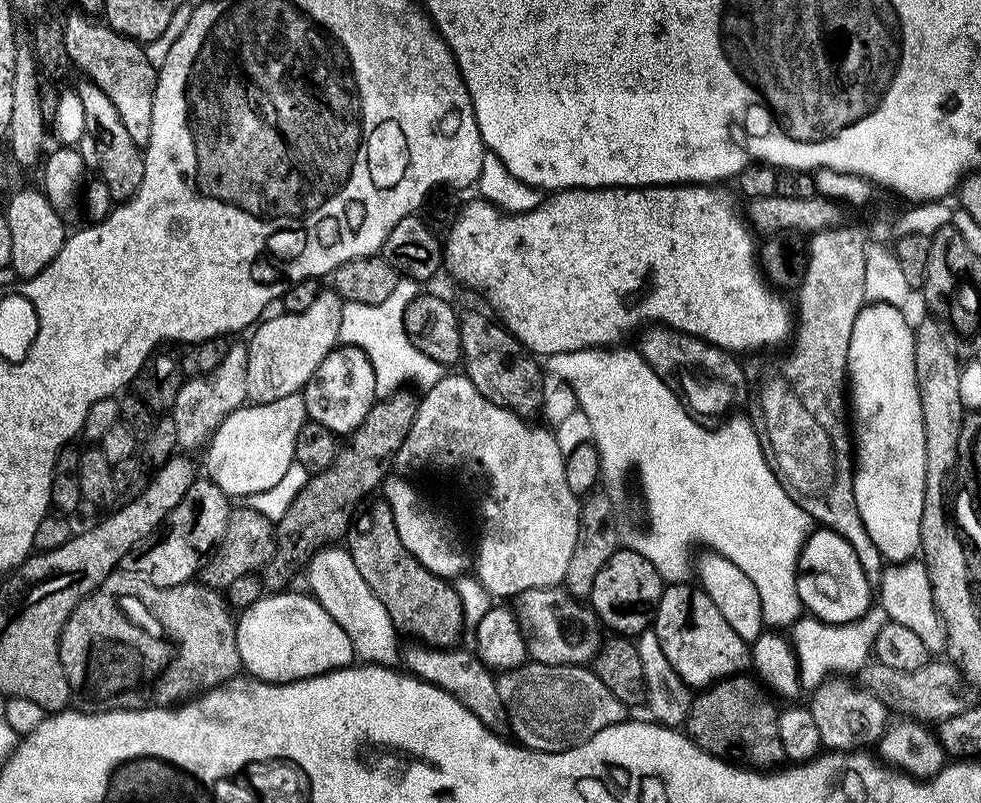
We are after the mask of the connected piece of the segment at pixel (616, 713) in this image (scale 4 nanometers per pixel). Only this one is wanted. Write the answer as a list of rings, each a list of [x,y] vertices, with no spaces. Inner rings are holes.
[[[529,662],[520,668],[511,668],[495,677],[498,697],[507,712],[510,731],[523,747],[533,748],[536,752],[564,752],[584,744],[594,734],[606,730],[615,724],[625,723],[626,705],[600,681],[595,671],[588,666],[575,664],[538,664]]]

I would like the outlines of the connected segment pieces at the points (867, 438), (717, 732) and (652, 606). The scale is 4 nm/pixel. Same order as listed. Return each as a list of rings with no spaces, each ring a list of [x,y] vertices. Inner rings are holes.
[[[865,303],[864,308],[858,314],[858,318],[854,318],[854,334],[850,334],[850,354],[848,355],[848,384],[850,385],[850,420],[854,425],[854,475],[852,485],[854,486],[854,502],[858,502],[858,514],[862,514],[862,522],[866,526],[866,534],[870,534],[870,542],[874,542],[874,546],[878,546],[881,556],[888,562],[907,562],[917,555],[920,551],[920,523],[922,522],[922,506],[924,505],[924,487],[926,486],[926,434],[922,426],[922,402],[918,398],[918,382],[914,374],[914,328],[910,323],[909,317],[903,311],[889,304]]]
[[[748,674],[728,676],[693,695],[686,721],[687,735],[711,756],[727,758],[753,770],[779,769],[786,757],[778,734],[778,708],[772,705],[771,699],[773,697],[765,691],[759,679]]]
[[[621,546],[616,549],[610,562],[606,562],[606,566],[602,566],[602,570],[598,570],[590,595],[590,607],[596,611],[596,617],[600,619],[601,625],[605,629],[611,630],[613,628],[616,631],[613,633],[619,634],[621,637],[635,638],[653,627],[658,602],[662,598],[665,587],[666,581],[658,574],[658,570],[654,566],[654,562],[650,562],[650,558],[637,552],[635,547]]]

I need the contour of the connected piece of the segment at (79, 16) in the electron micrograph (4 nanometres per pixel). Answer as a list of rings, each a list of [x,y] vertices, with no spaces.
[[[72,10],[67,17],[63,17],[64,41],[66,42],[66,54],[73,65],[76,64],[84,71],[83,75],[98,85],[102,94],[110,98],[114,110],[118,110],[118,118],[122,118],[122,126],[130,133],[130,138],[141,146],[147,146],[150,142],[150,126],[154,122],[154,94],[156,93],[157,65],[150,63],[147,51],[137,41],[123,36],[104,22],[93,22],[79,10]]]

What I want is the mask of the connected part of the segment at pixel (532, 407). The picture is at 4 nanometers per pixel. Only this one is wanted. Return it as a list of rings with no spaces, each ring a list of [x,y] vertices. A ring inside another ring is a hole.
[[[468,312],[460,316],[463,375],[468,376],[470,382],[478,386],[478,394],[494,402],[494,406],[502,406],[525,418],[535,417],[532,415],[535,412],[537,415],[543,409],[546,387],[546,379],[536,365],[537,357],[530,354],[503,323],[493,320],[480,312]]]

